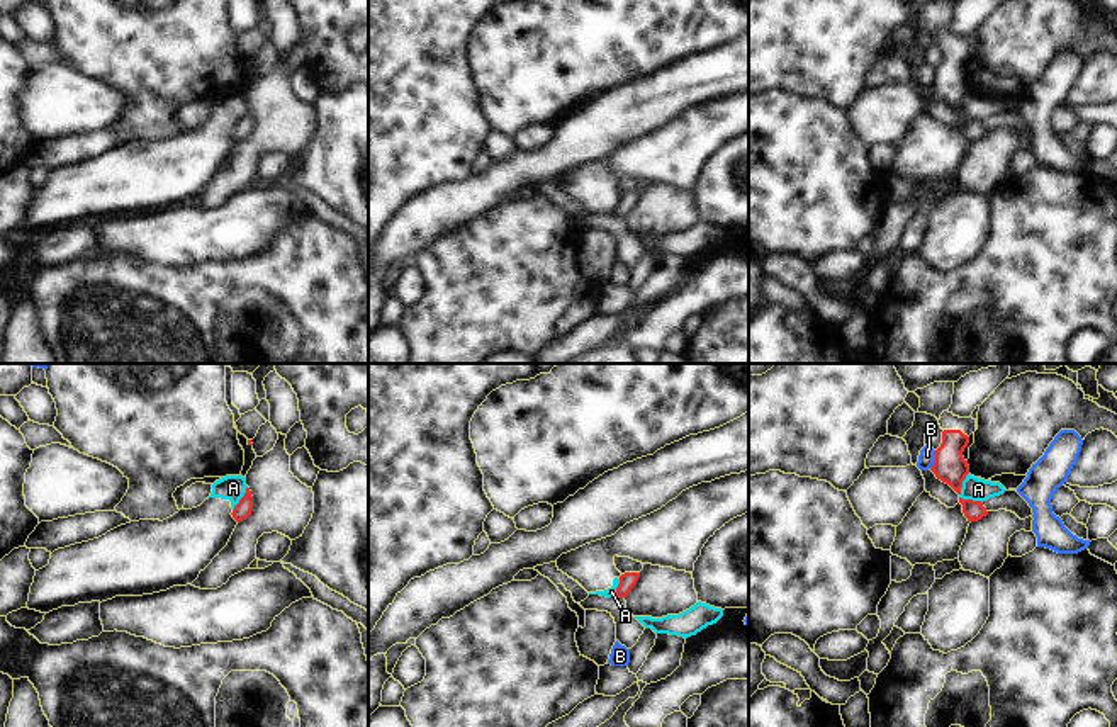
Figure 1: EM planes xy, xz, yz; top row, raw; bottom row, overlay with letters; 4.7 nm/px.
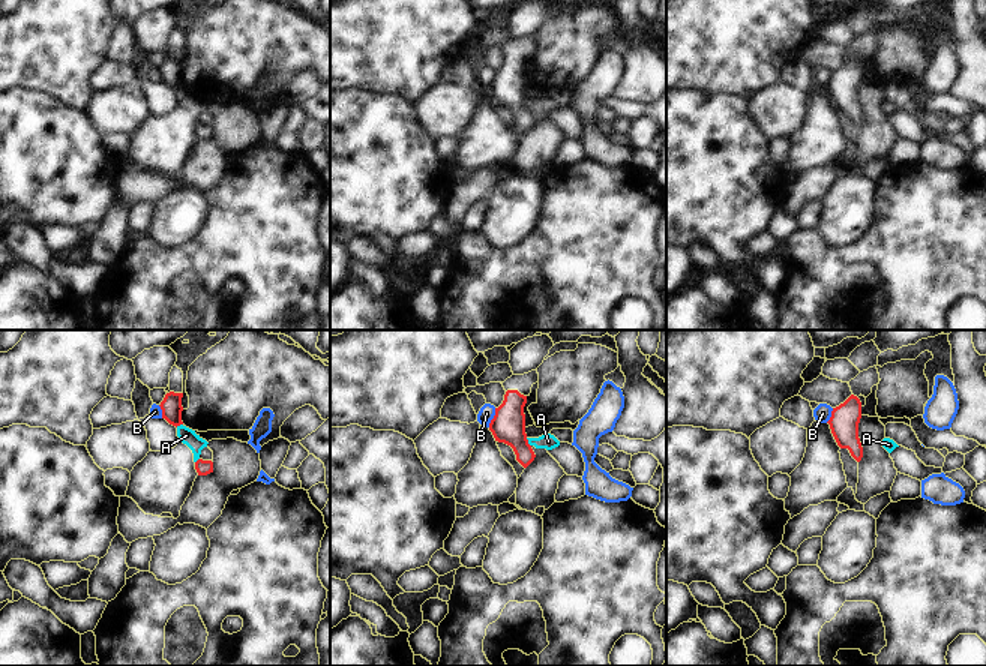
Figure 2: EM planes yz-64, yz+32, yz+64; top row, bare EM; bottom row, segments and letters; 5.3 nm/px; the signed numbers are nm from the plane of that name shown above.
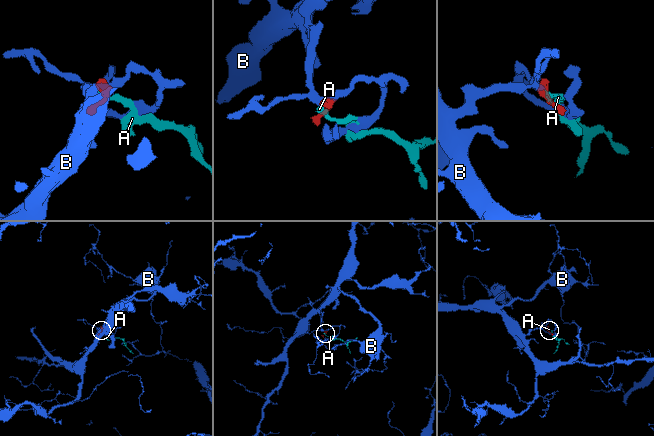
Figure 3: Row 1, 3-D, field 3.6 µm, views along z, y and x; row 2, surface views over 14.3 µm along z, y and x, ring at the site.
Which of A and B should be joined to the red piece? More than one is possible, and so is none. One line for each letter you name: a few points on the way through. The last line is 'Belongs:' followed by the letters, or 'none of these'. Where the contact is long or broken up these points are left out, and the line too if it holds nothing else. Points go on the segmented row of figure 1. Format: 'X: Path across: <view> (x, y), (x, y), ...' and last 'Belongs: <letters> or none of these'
Belongs: none of these

